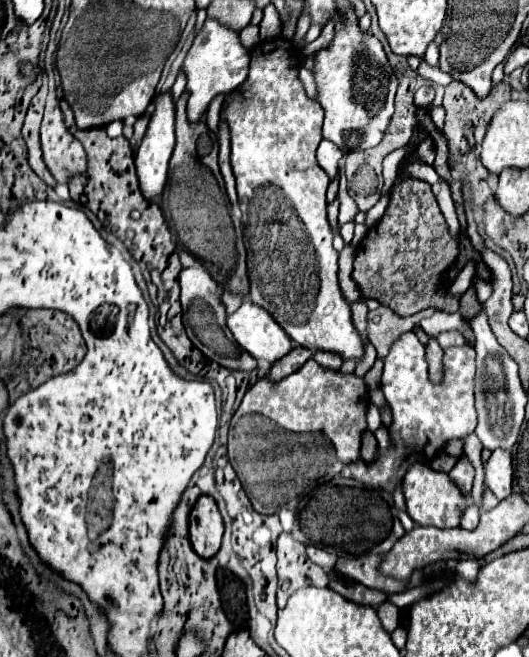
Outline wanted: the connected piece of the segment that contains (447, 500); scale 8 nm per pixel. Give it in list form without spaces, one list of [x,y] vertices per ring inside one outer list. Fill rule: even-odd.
[[[414,463],[404,479],[402,479],[402,493],[406,499],[406,511],[416,525],[432,525],[438,529],[450,529],[460,525],[460,515],[466,509],[468,501],[458,495],[458,487],[450,483],[450,477],[442,471],[434,471],[424,463]]]

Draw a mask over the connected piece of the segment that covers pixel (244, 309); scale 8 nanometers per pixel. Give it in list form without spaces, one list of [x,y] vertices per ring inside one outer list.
[[[248,297],[240,309],[226,319],[226,325],[232,331],[238,347],[250,353],[254,359],[266,359],[274,363],[292,349],[292,341],[282,327],[278,327],[268,311],[262,311]]]

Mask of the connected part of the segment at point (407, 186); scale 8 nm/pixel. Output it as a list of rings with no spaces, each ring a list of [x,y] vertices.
[[[398,169],[386,213],[368,229],[356,249],[352,279],[362,299],[378,299],[398,315],[414,315],[428,307],[458,313],[460,295],[448,295],[448,291],[440,287],[446,269],[456,259],[458,241],[450,235],[430,185]]]

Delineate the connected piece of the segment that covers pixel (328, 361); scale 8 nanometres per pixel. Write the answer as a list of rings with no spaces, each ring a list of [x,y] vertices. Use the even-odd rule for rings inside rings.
[[[316,351],[312,359],[314,359],[318,365],[322,365],[322,367],[326,367],[326,369],[334,369],[334,371],[338,371],[340,365],[342,365],[342,359],[340,359],[338,355],[326,353],[326,351]]]

